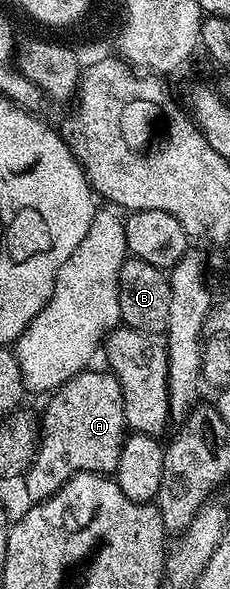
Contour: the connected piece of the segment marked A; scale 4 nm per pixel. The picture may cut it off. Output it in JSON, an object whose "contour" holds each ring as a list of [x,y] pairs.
{"contour":[[[87,369],[79,372],[65,384],[66,396],[62,399],[62,447],[70,458],[70,471],[97,471],[99,473],[114,473],[118,470],[120,449],[126,440],[128,428],[124,417],[124,397],[120,389],[120,381],[109,370],[93,371]]]}

